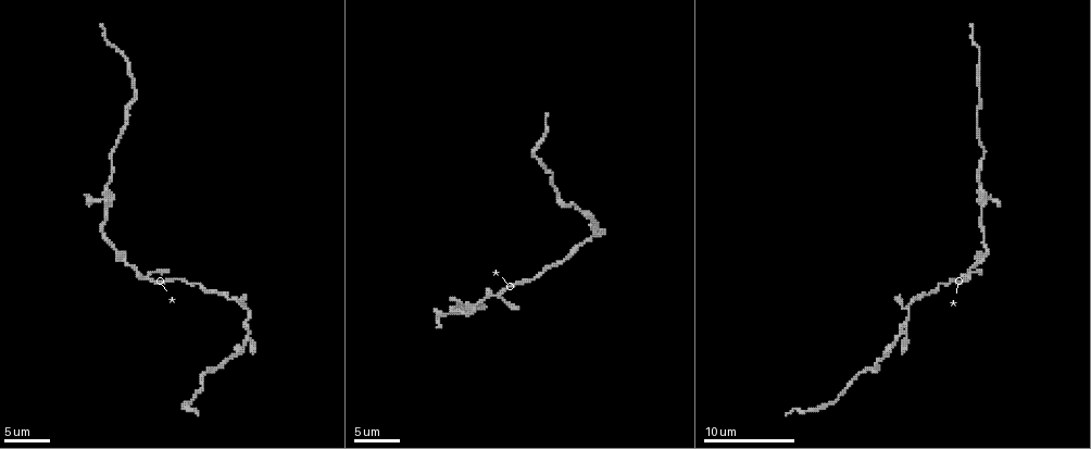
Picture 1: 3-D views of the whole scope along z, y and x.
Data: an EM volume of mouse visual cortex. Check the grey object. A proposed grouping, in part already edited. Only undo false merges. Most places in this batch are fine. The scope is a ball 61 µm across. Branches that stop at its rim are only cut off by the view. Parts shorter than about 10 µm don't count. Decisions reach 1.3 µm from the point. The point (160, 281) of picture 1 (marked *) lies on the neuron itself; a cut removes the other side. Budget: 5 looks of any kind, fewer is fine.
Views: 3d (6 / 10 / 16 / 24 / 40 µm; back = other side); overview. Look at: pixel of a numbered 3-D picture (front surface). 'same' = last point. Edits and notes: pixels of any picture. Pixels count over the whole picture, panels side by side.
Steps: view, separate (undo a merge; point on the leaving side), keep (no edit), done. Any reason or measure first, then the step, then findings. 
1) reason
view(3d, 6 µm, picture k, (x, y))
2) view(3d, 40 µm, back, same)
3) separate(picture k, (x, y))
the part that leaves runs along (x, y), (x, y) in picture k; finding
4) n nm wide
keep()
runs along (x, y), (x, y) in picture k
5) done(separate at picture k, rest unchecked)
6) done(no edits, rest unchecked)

thin neck
view(3d, 6 µm, picture 1, (248, 315))

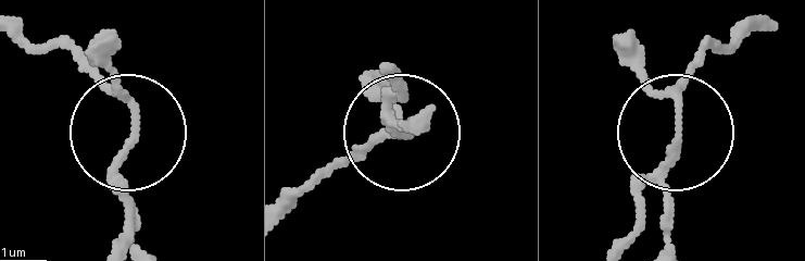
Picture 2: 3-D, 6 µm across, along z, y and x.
150 nm wide
keep()
all the same neuron

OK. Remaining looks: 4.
four-way junction
view(3d, 10 µm, picture 1, (495, 297))

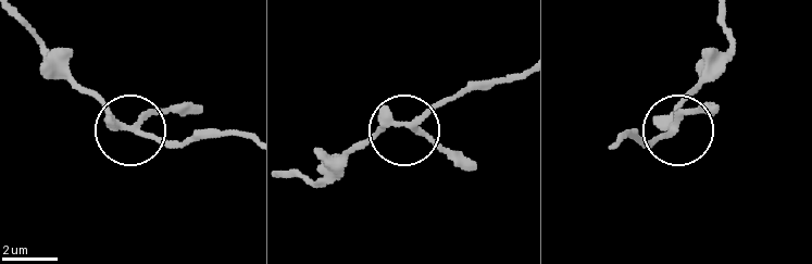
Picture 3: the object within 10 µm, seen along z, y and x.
4 arms
keep()
runs along (173, 139), (126, 129), (73, 78) in picture 3; one neuron here

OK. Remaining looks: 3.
two arms in line, one across
view(3d, 10 µm, picture 1, (107, 206))

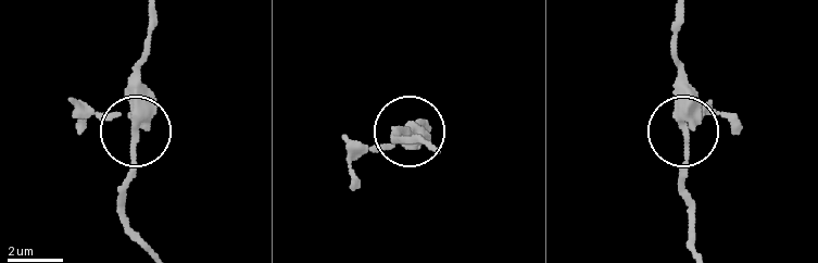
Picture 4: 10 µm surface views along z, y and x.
3 arms
keep()
runs along (694, 245), (684, 182), (684, 64) in picture 4; one neuron here

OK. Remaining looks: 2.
done(no edits, rest unchecked)

